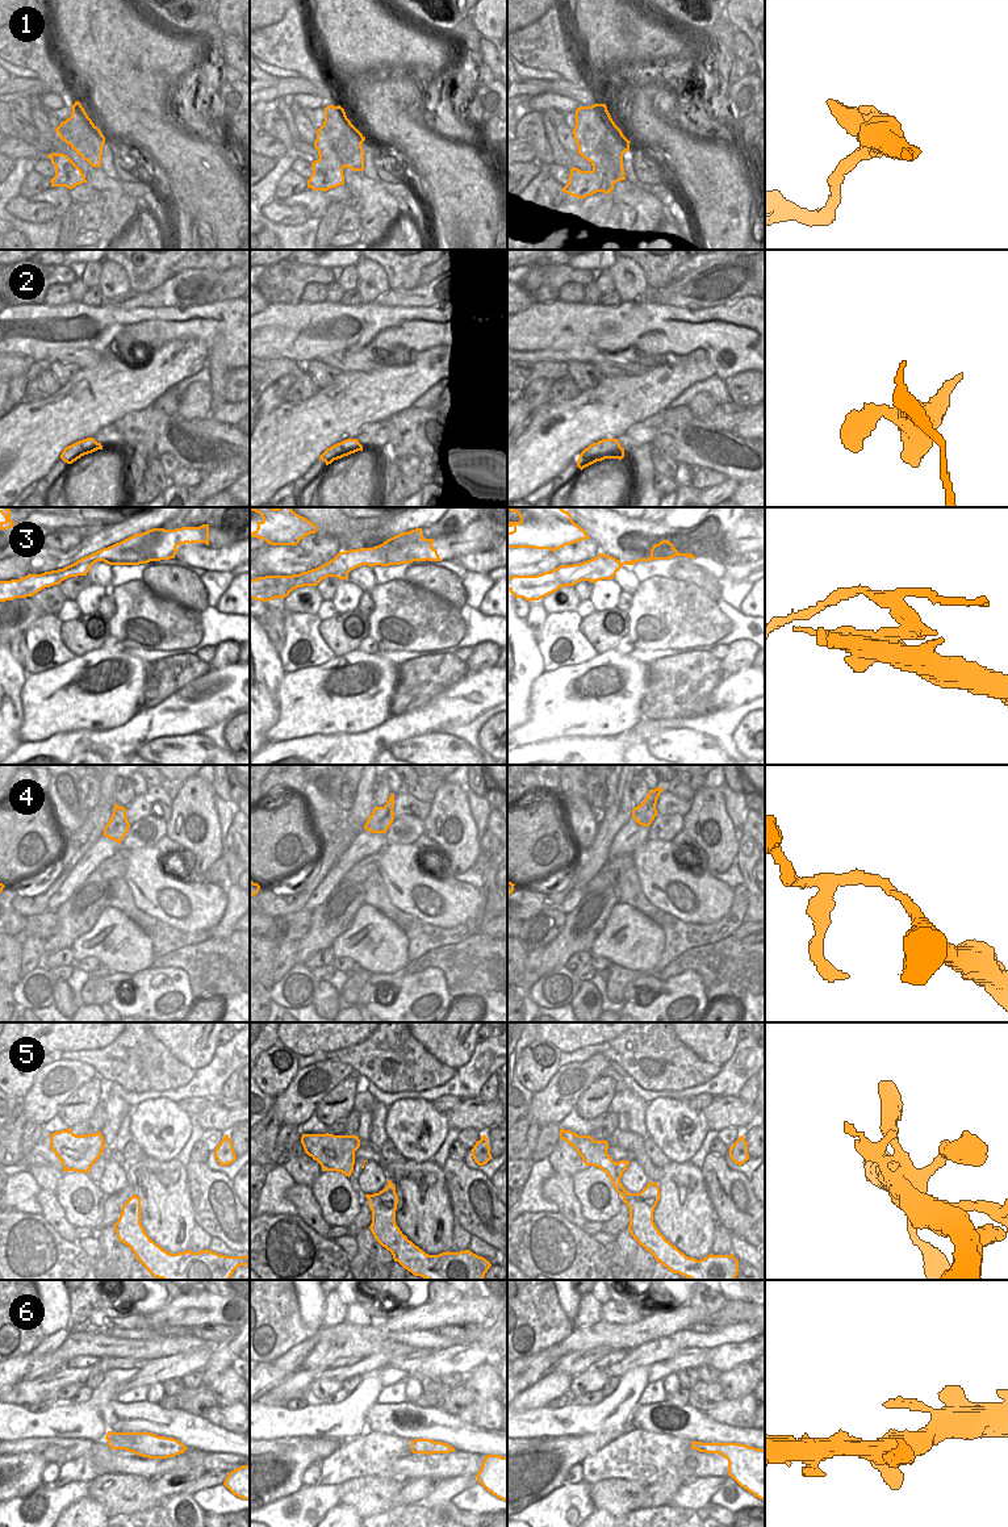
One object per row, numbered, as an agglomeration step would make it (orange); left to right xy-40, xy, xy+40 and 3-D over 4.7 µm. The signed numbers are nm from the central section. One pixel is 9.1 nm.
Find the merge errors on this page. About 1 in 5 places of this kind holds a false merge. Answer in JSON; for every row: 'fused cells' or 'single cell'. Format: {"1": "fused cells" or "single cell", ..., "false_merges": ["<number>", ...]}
{"1": "single cell", "2": "fused cells", "3": "single cell", "4": "single cell", "5": "single cell", "6": "single cell", "false_merges": ["2"]}

